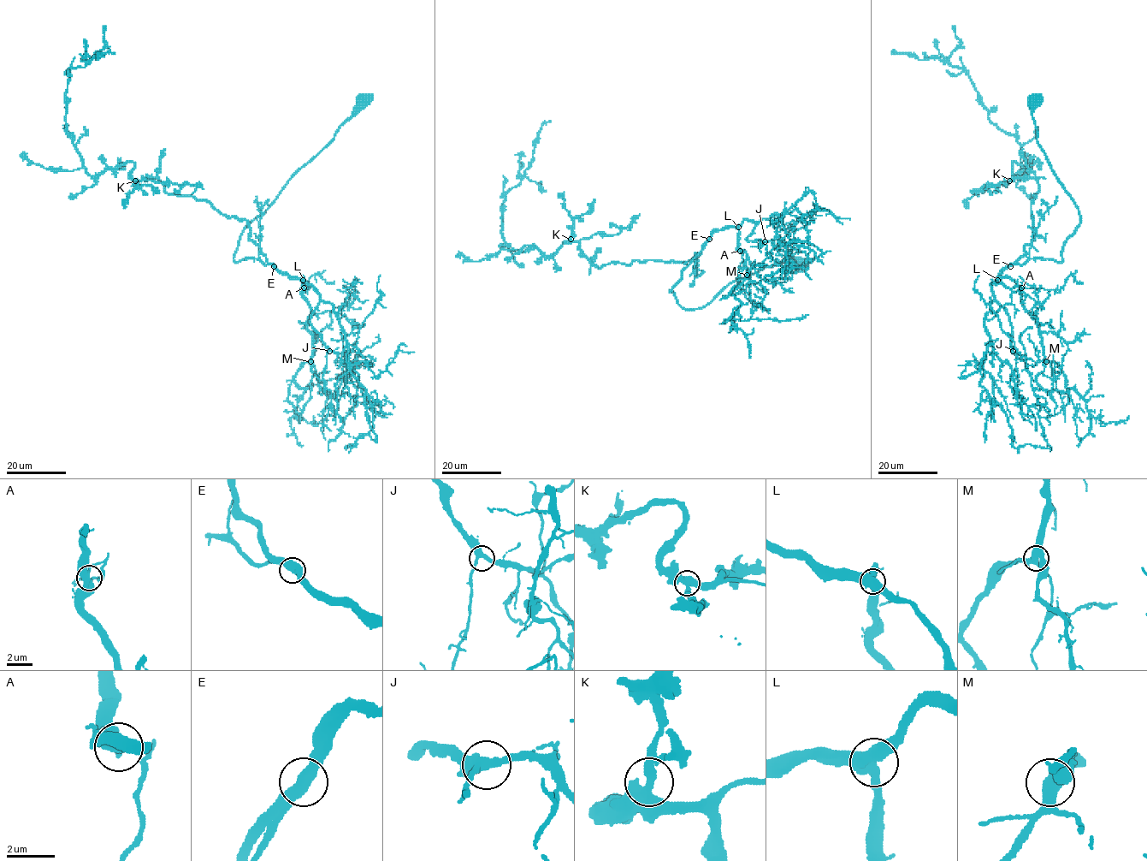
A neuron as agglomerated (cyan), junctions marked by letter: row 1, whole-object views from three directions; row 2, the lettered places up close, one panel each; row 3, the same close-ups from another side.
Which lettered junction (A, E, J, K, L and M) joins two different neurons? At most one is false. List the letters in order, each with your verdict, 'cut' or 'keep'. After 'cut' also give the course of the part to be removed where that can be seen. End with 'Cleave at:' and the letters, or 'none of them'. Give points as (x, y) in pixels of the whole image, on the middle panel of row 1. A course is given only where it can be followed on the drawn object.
A: keep
E: keep
J: keep
K: keep
L: keep
M: keep
Cleave at: none of them

